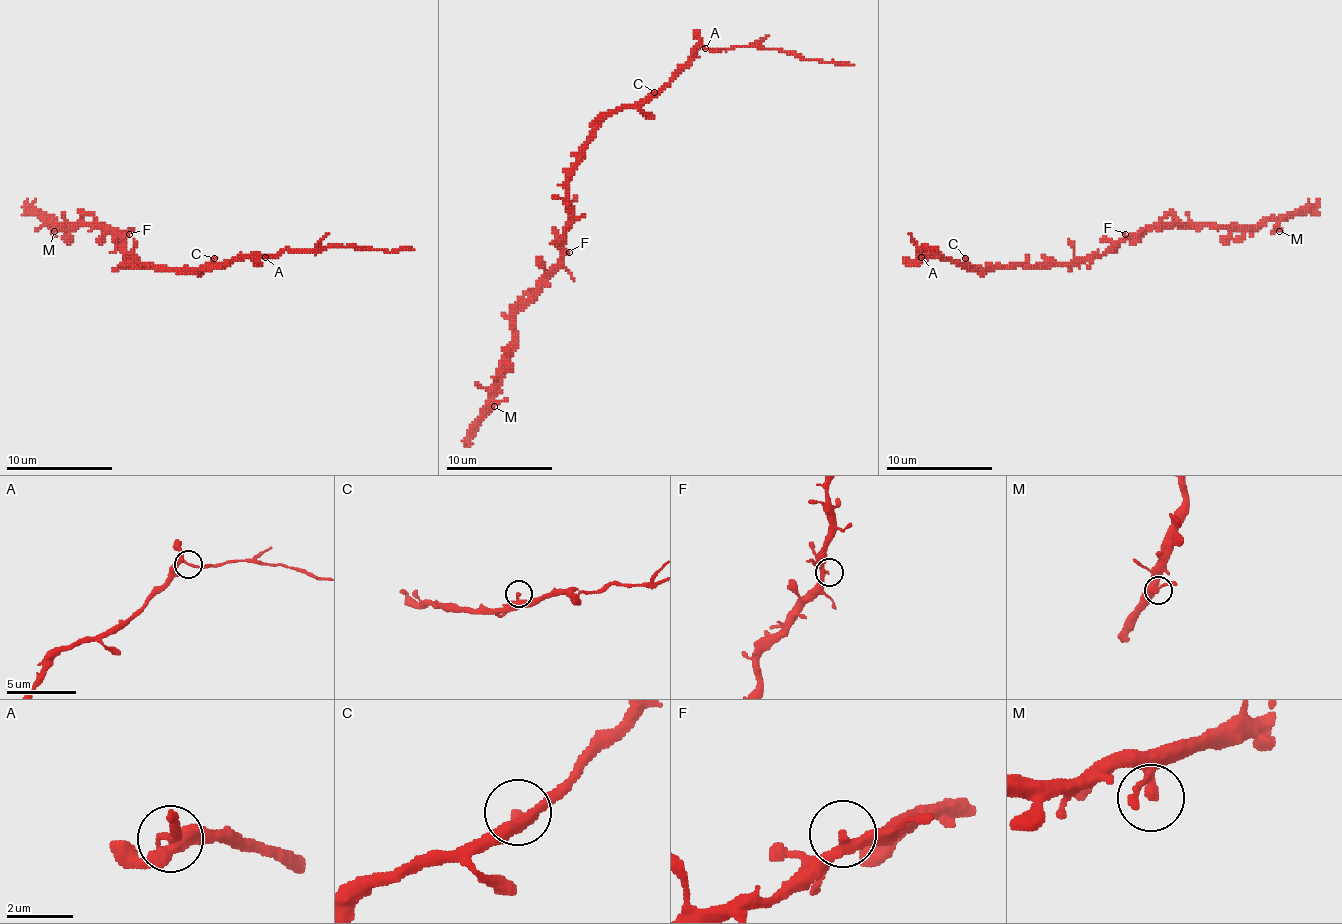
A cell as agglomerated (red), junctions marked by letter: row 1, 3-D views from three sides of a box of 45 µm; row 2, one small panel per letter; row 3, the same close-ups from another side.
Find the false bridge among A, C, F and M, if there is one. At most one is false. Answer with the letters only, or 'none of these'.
A

